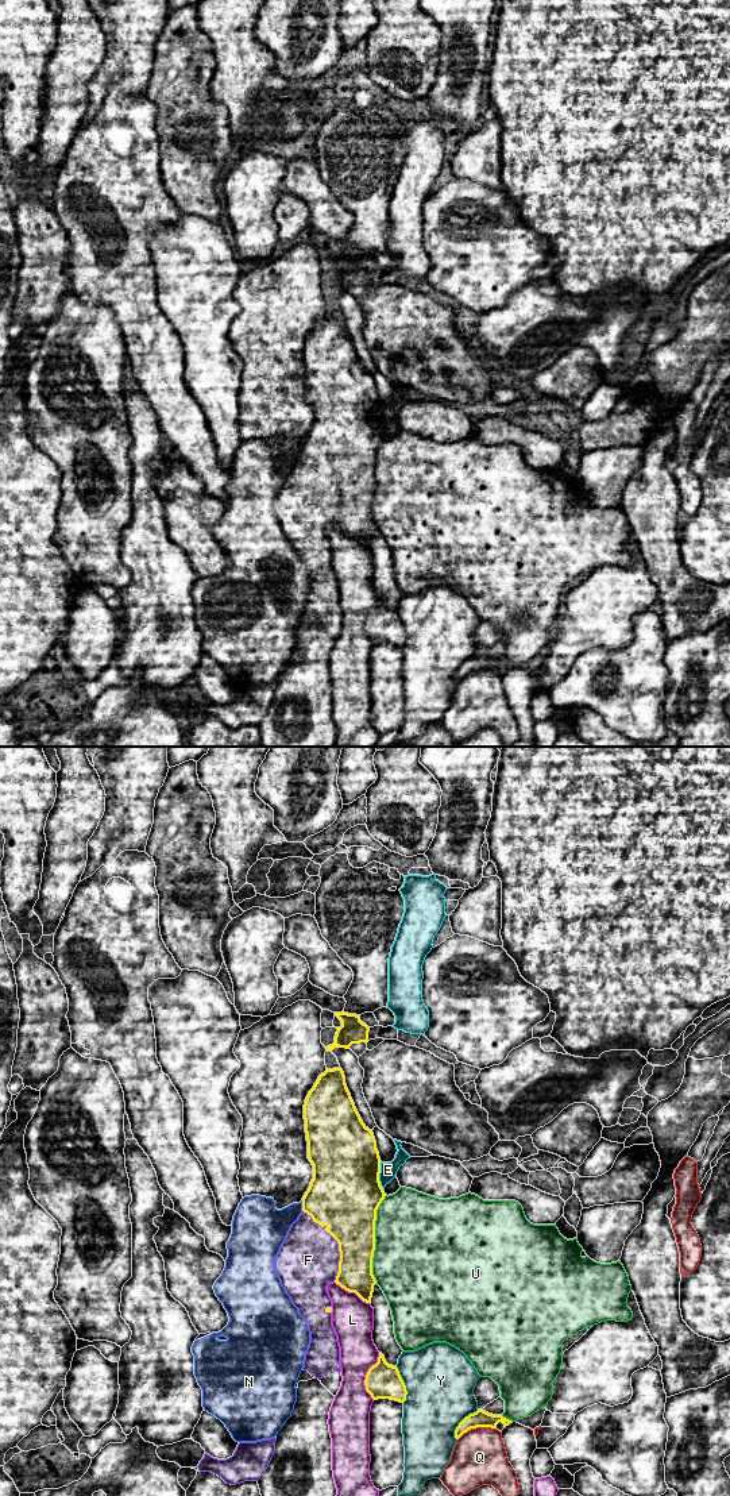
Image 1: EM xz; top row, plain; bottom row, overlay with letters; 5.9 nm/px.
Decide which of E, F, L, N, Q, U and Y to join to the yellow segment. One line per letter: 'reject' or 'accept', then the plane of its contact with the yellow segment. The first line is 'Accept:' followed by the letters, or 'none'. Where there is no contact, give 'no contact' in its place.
Accept: F
E: reject; meets yellow in xz
F: accept; meets yellow in xz
L: reject; meets yellow in xz
N: reject; meets yellow in xz
Q: reject; meets yellow in xz
U: reject; meets yellow in xz
Y: reject; meets yellow in xz

